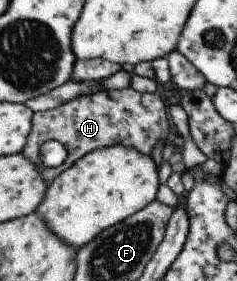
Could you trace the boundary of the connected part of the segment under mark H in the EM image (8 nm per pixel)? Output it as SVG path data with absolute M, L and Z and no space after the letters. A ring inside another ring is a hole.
M131 86L122 90L99 90L98 93L78 97L57 109L35 112L32 134L22 153L34 159L50 185L88 153L104 147L121 144L138 149L145 155L151 155L153 147L159 140L165 138L169 127L171 121L169 121L168 104L163 103L163 97L159 93L141 93ZM53 139L63 143L67 158L62 164L50 168L37 158L41 157L43 142Z

